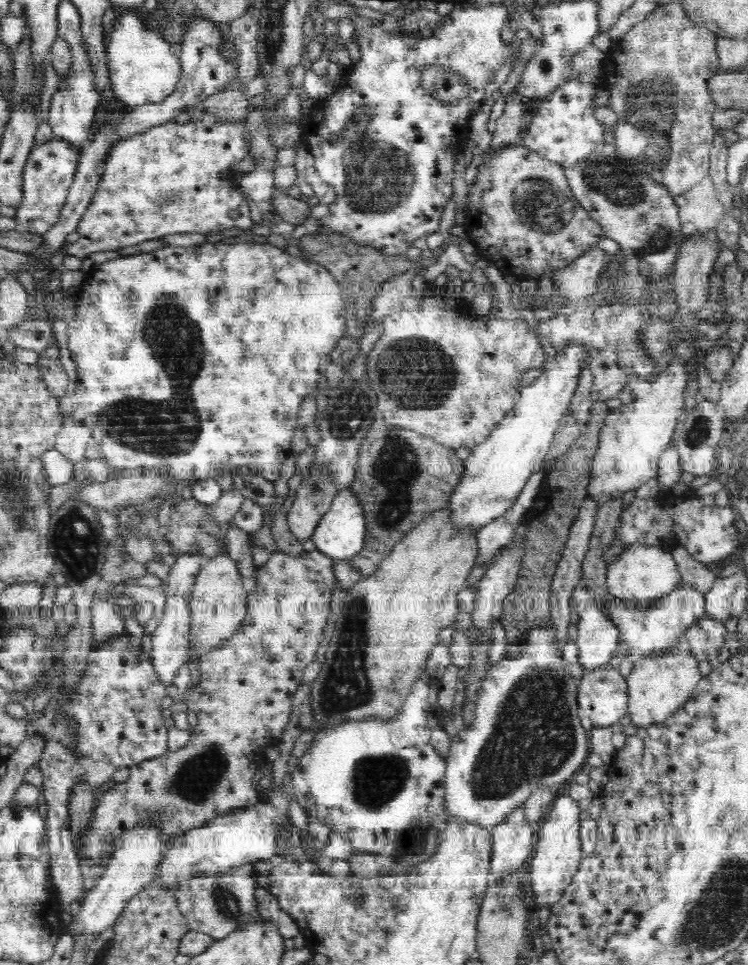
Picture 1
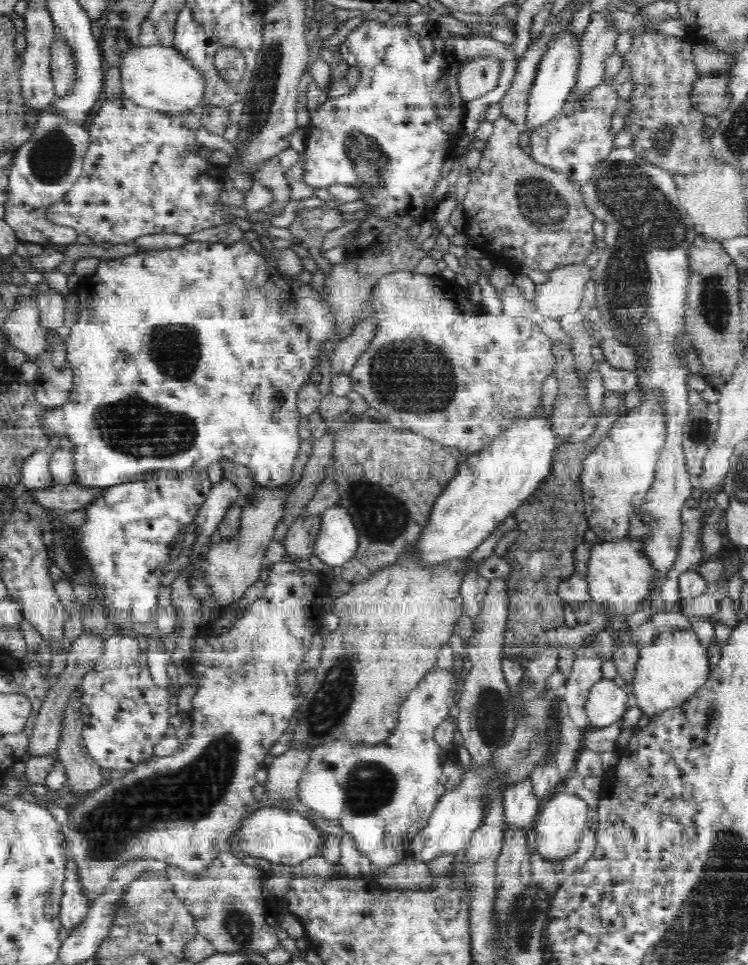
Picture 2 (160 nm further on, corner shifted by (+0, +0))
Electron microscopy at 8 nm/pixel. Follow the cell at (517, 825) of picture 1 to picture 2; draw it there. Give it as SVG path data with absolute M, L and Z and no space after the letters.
M526 777L516 782L516 786L508 786L508 790L504 790L503 808L505 825L509 830L526 833L532 827L540 808L540 800L533 790L531 777Z

